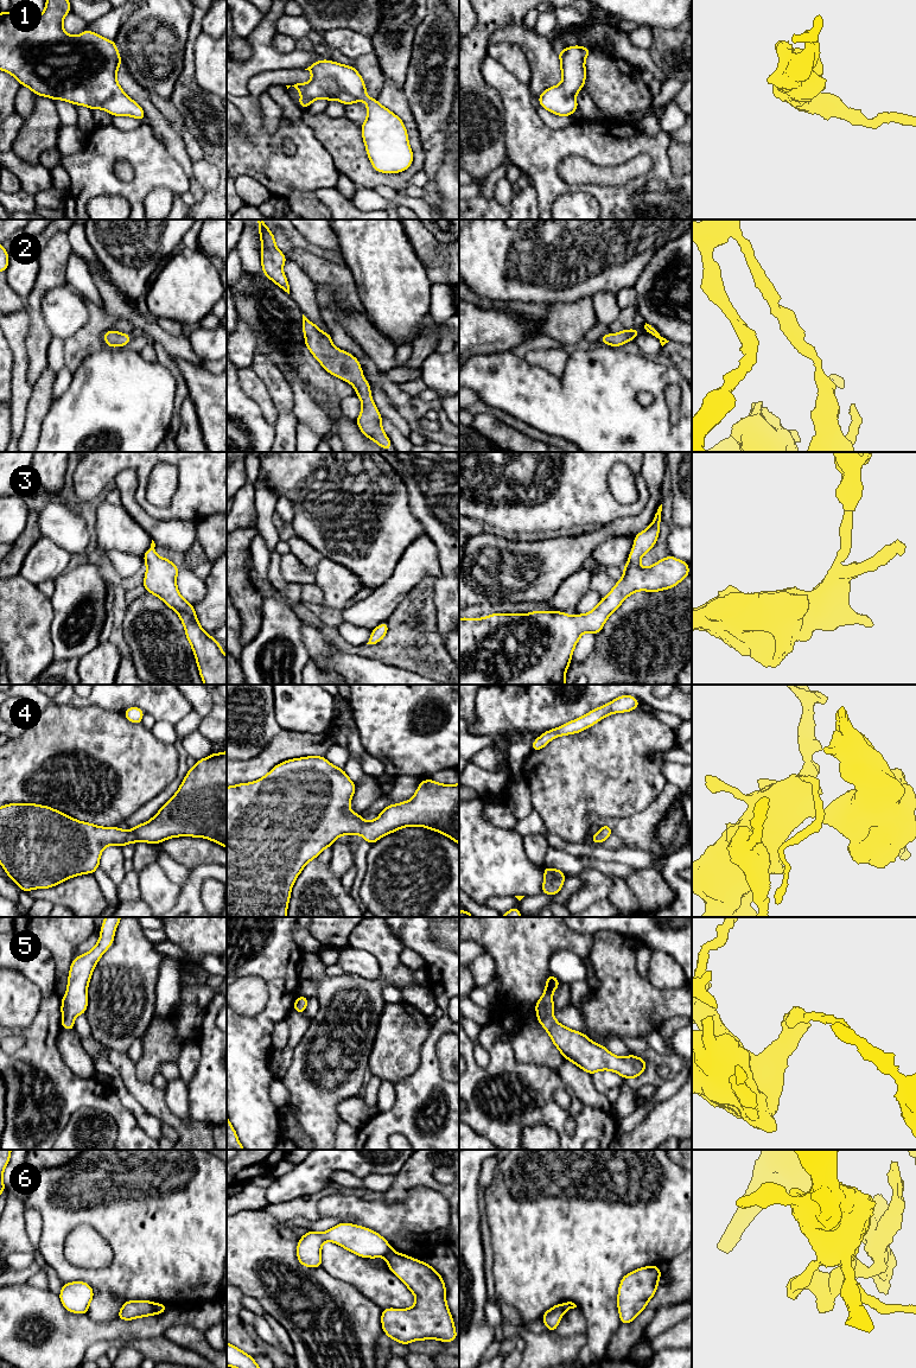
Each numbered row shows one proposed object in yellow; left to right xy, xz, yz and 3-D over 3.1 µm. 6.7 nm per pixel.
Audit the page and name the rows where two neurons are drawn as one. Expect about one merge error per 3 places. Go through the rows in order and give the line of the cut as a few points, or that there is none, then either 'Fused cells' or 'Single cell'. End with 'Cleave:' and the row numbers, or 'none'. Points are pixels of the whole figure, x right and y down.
1: No split. Single cell
2: No split. Single cell
3: No split. Single cell
4: No split. Single cell
5: No split. Single cell
6: Split along xy (154, 1304), (161, 1312). Fused cells
Cleave: 6

